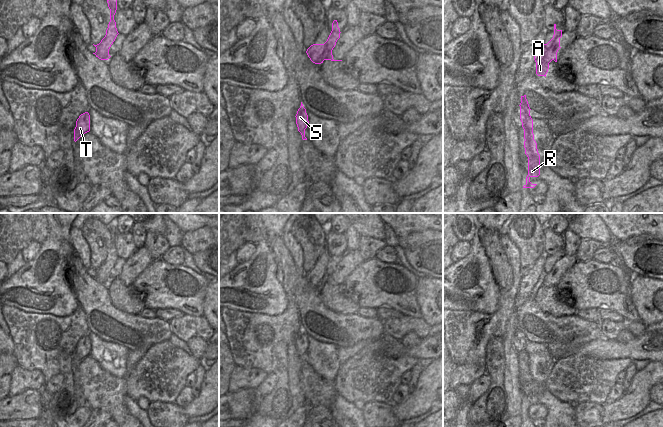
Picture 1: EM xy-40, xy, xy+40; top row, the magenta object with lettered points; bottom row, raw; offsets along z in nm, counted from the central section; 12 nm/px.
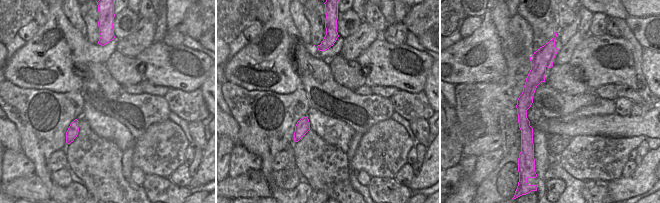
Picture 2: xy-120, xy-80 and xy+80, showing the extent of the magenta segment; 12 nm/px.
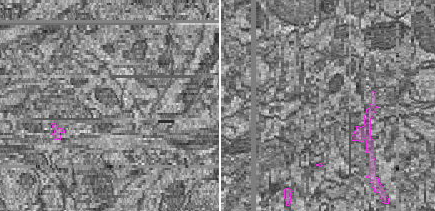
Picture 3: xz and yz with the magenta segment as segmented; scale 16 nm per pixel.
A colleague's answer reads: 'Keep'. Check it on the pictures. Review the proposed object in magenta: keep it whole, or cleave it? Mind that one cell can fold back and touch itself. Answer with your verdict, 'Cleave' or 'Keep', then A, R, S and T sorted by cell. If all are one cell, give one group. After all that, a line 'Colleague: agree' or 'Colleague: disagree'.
Cleave. Groups: A R S / T.
Colleague: disagree

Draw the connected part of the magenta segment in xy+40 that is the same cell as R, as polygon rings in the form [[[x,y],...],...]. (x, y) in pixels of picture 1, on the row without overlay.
[[[526,319],[521,320],[520,327],[520,343],[524,353],[524,372],[525,378],[528,381],[528,399],[526,401],[526,408],[523,412],[534,412],[537,408],[530,406],[531,401],[538,401],[540,399],[540,379],[537,373],[537,367],[534,364],[533,358],[533,344],[530,340],[530,331],[526,323]]]

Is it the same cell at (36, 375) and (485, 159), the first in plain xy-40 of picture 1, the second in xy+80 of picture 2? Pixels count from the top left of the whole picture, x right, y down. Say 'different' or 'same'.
different

